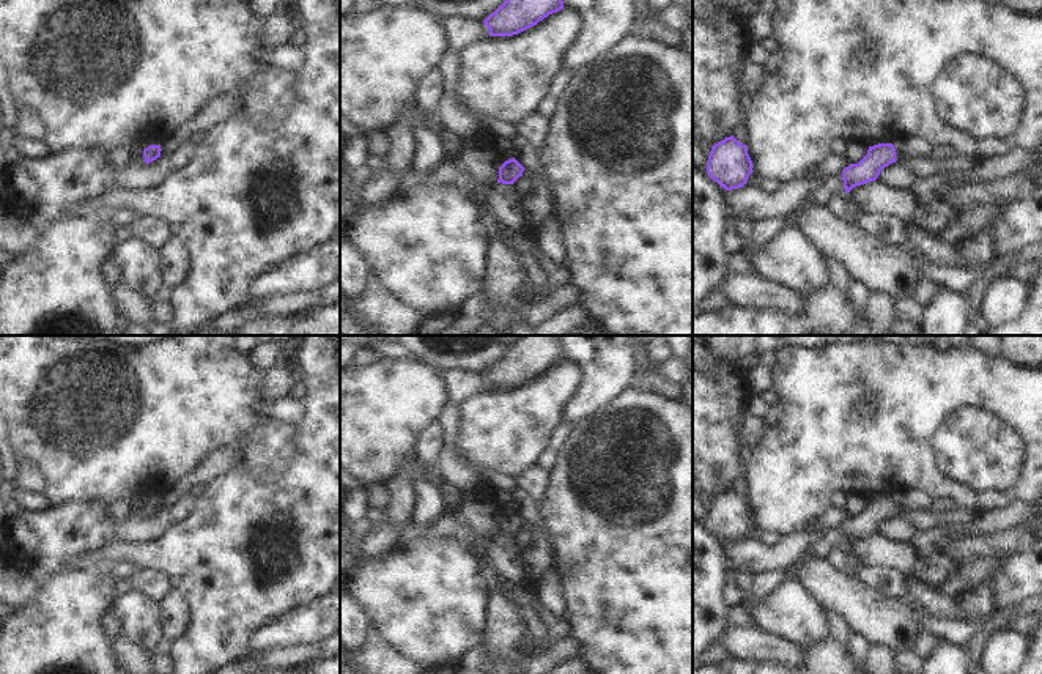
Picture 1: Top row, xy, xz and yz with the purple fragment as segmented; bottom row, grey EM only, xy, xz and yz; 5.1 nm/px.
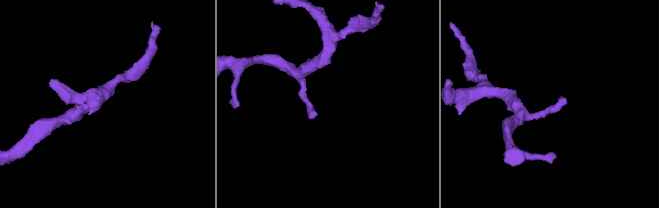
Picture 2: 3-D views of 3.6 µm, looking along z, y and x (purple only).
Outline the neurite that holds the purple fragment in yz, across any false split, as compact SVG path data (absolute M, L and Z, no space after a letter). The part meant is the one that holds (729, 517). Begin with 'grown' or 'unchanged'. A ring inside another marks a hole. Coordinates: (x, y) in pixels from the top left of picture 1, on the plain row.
unchanged; M733 488L711 499L707 526L726 543L743 540L752 524L748 499Z

